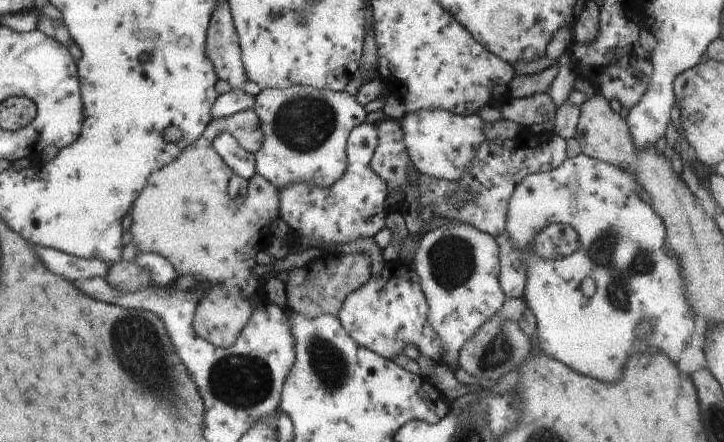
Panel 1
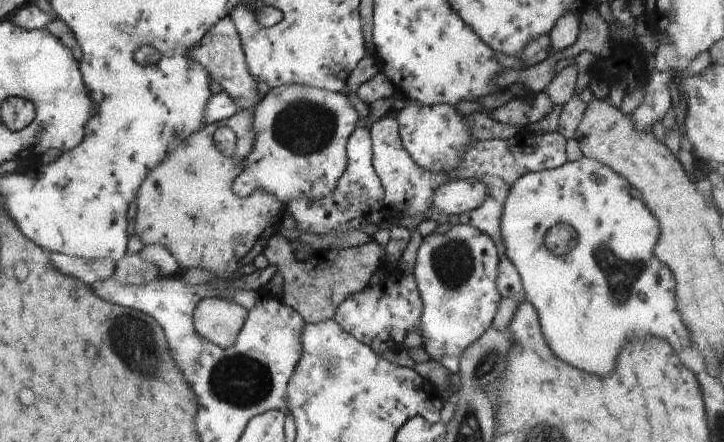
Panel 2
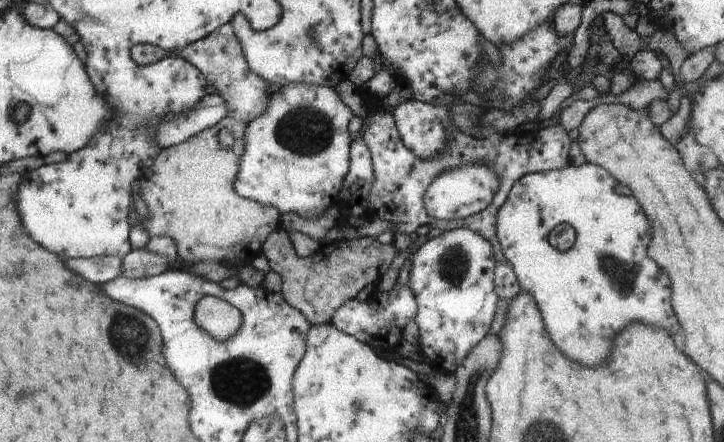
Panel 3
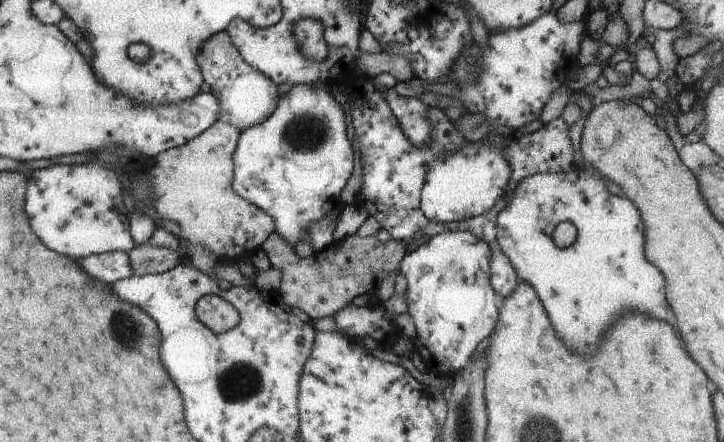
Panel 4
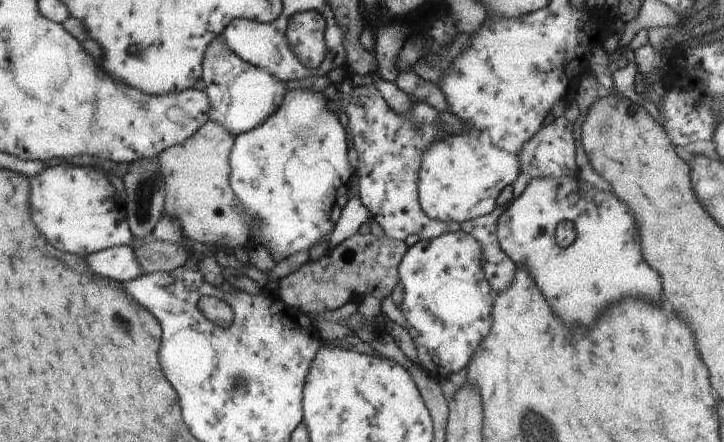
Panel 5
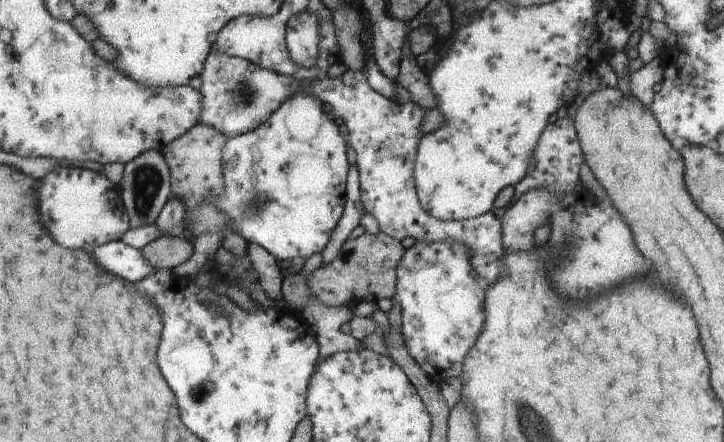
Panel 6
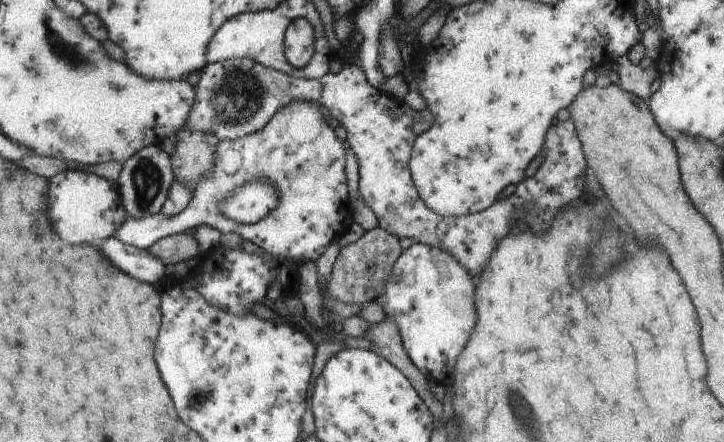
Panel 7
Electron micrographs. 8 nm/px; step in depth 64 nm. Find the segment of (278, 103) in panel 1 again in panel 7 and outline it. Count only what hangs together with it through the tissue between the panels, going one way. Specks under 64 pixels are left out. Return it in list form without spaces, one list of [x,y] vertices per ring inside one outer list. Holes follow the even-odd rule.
[[[294,101],[290,105],[280,108],[272,116],[264,129],[256,133],[248,134],[243,138],[234,141],[221,141],[217,145],[213,172],[209,176],[202,176],[194,198],[184,211],[166,216],[164,212],[142,216],[142,218],[132,218],[124,210],[124,220],[116,226],[112,232],[112,238],[120,242],[134,246],[135,248],[148,249],[162,238],[184,232],[193,232],[197,226],[207,224],[218,229],[220,233],[236,233],[243,240],[248,240],[256,244],[264,252],[278,256],[278,258],[288,258],[292,261],[316,262],[332,240],[341,239],[341,235],[347,231],[346,218],[351,218],[350,194],[348,194],[346,175],[346,156],[344,142],[338,139],[335,130],[331,128],[321,114],[320,108],[309,101]],[[250,180],[266,180],[278,190],[278,206],[260,222],[256,224],[238,224],[230,218],[220,217],[218,213],[218,202],[224,200],[226,196],[234,194],[238,186],[244,186]]]

